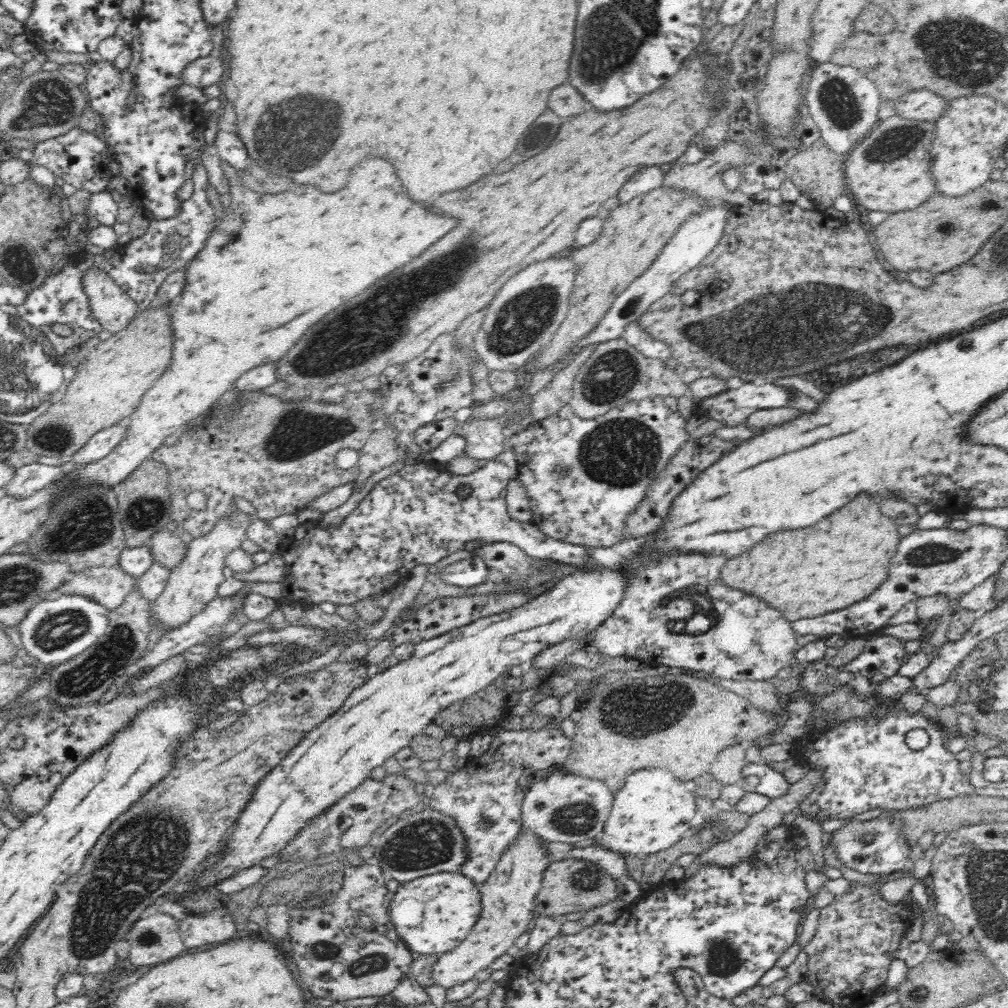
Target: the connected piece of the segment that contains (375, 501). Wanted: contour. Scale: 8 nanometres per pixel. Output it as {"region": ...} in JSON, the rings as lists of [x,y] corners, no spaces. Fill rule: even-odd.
{"region":[[[507,448],[498,457],[491,459],[484,468],[477,469],[467,476],[456,472],[440,472],[430,468],[430,464],[405,465],[393,476],[384,478],[372,488],[358,507],[350,514],[341,526],[320,527],[317,521],[301,524],[292,537],[283,539],[278,553],[284,557],[287,569],[283,579],[282,597],[293,604],[319,605],[321,602],[332,602],[337,605],[362,602],[387,590],[406,579],[408,572],[418,564],[434,565],[442,558],[462,550],[465,543],[480,539],[484,544],[510,542],[522,549],[529,557],[538,560],[554,560],[562,564],[572,564],[578,569],[591,567],[593,562],[584,545],[570,544],[546,536],[530,521],[517,522],[508,515],[506,506],[506,486],[518,474],[518,460],[513,448]],[[469,486],[470,494],[466,498],[458,497],[458,488]]]}

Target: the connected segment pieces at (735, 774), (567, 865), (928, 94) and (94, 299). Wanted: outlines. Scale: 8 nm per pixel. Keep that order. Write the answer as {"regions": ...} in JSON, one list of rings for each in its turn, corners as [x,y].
{"regions":[[[[740,743],[721,750],[711,762],[710,773],[723,785],[736,784],[746,766],[746,750]]],[[[551,860],[544,869],[540,890],[535,896],[535,909],[550,917],[590,910],[618,898],[617,882],[600,866],[587,860]]],[[[915,90],[896,100],[900,117],[910,120],[938,120],[949,106],[949,100],[930,90]]],[[[92,267],[82,278],[84,293],[88,295],[92,316],[103,325],[104,330],[116,333],[135,317],[140,310],[110,276]]]]}

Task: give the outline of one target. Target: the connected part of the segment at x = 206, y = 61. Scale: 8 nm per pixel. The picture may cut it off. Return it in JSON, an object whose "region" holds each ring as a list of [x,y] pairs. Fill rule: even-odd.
{"region":[[[208,55],[190,62],[182,72],[182,79],[185,84],[204,89],[222,80],[224,70],[226,70],[226,66],[224,66],[222,57]]]}

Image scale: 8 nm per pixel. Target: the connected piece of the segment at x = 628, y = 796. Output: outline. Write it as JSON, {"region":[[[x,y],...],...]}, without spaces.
{"region":[[[652,768],[638,770],[626,778],[626,784],[616,792],[612,812],[608,815],[601,832],[604,847],[626,855],[647,856],[666,850],[682,838],[686,830],[698,821],[695,794],[686,790],[684,782],[676,780],[668,770]]]}

